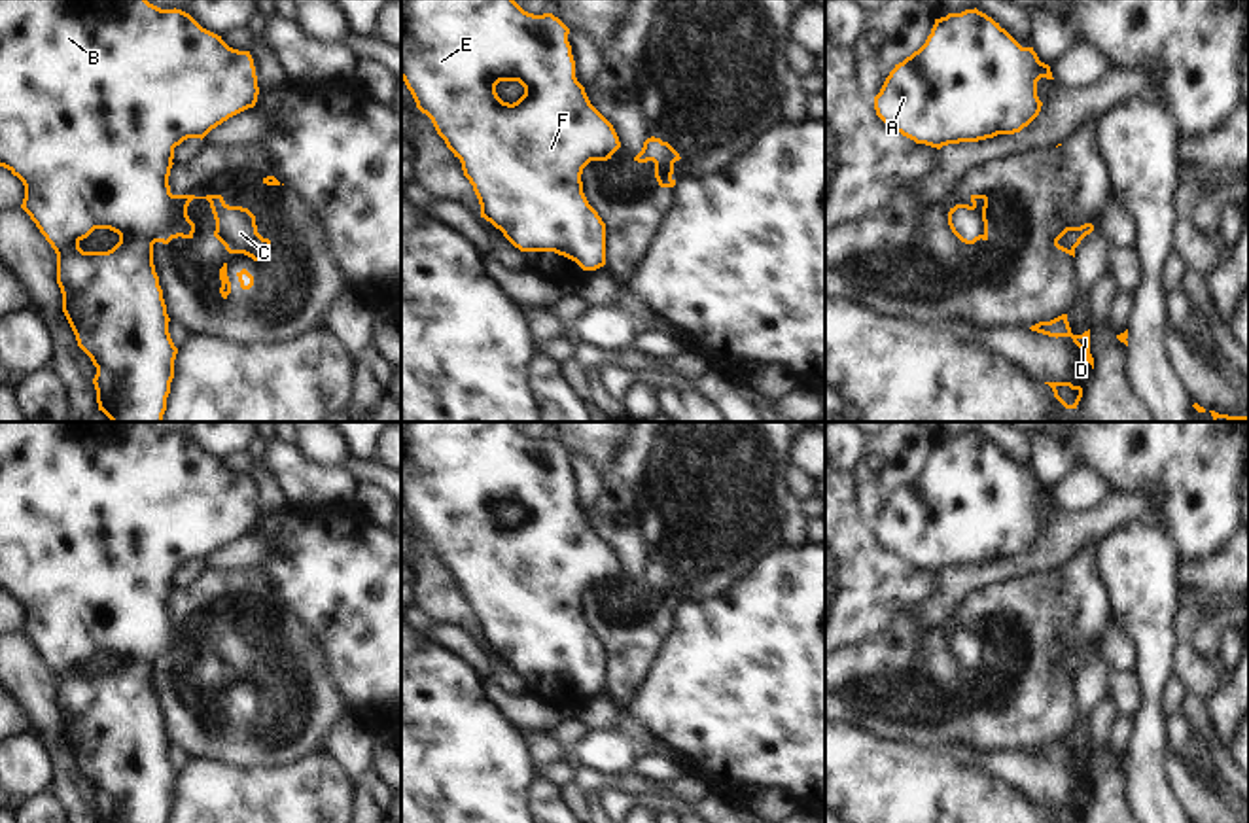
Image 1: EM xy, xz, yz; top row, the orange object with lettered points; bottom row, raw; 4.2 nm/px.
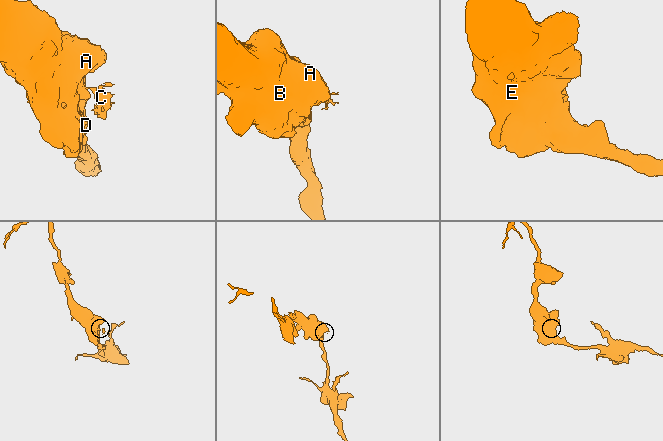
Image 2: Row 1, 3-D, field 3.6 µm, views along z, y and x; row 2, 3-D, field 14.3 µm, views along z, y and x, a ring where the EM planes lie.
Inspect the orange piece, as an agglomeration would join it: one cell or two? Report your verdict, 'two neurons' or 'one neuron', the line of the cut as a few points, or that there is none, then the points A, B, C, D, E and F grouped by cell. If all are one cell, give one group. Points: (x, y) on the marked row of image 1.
two neurons; cut yz (971, 207), (983, 218), (981, 237); groups A B D E F / C

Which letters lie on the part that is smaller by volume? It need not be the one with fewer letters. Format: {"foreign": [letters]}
{"foreign": ["C"]}

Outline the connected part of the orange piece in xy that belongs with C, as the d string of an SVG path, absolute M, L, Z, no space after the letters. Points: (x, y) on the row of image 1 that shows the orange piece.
M172 195L172 206L187 216L187 206L193 199L206 199L210 202L216 231L214 236L225 246L229 254L244 254L254 261L265 261L271 254L271 240L257 233L255 216L242 206L229 206L221 195Z

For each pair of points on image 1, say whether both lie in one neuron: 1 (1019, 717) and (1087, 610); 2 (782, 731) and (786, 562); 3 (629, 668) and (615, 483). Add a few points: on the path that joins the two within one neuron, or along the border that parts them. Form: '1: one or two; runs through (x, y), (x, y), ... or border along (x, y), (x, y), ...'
1: one; runs through (1020, 687), (1032, 668), (1036, 649), (1056, 629)
2: one; runs through (782, 689), (786, 680), (786, 604)
3: one; runs through (631, 623), (633, 528)

